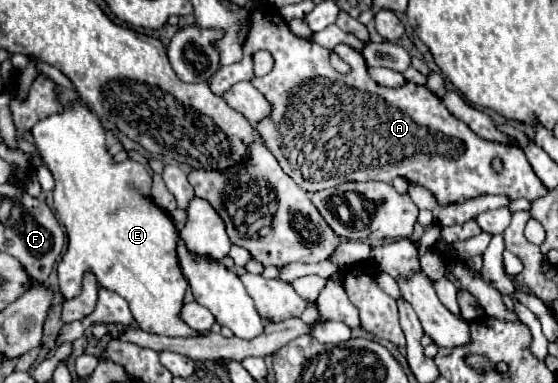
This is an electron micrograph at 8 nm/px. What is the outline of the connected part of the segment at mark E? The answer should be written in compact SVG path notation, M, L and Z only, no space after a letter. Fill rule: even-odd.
M81 104L67 108L63 114L55 114L39 120L33 126L33 138L41 152L41 158L45 160L47 168L51 170L57 182L53 190L55 212L59 220L65 224L69 238L67 252L63 254L57 266L59 290L63 298L75 298L81 290L83 272L91 270L97 276L99 286L117 292L129 302L133 318L137 326L141 326L143 330L151 330L163 336L195 336L197 332L191 330L183 320L179 320L183 294L185 288L189 286L185 276L181 274L175 252L179 234L167 212L163 212L159 206L155 206L149 200L151 174L147 172L147 168L139 162L129 162L129 160L121 164L113 164L113 158L107 154L105 148L105 130L101 128L99 118Z

